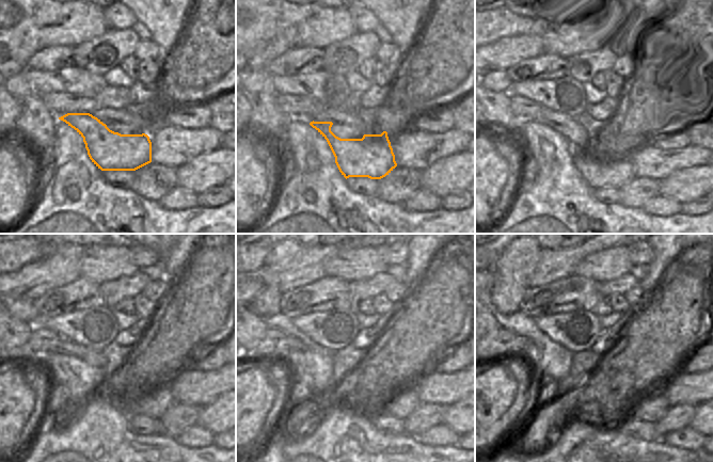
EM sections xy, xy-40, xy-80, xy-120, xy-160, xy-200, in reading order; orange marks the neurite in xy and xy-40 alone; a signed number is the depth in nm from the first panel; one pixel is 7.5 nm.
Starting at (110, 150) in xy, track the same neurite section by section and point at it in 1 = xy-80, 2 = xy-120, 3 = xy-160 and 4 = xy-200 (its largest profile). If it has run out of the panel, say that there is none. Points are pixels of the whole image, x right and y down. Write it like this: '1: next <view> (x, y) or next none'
1: next xy-80 (600, 168)
2: next xy-120 (155, 403)
3: next xy-160 (400, 403)
4: next xy-200 (648, 407)

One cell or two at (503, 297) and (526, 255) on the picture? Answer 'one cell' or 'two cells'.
one cell

